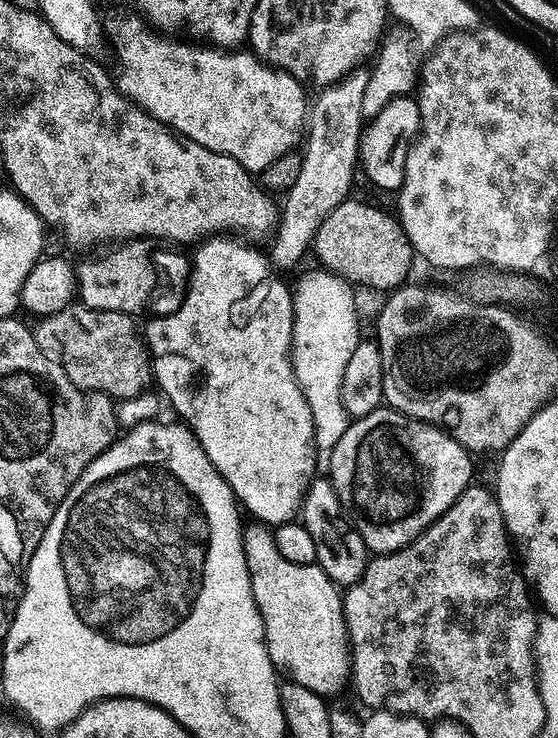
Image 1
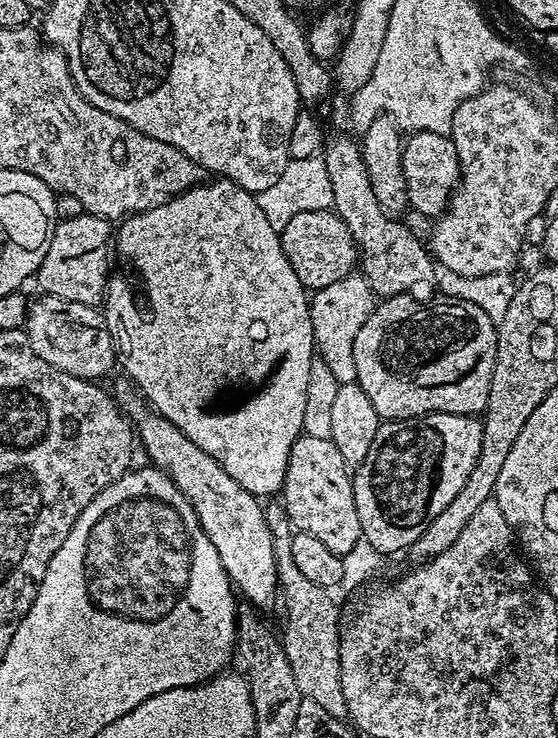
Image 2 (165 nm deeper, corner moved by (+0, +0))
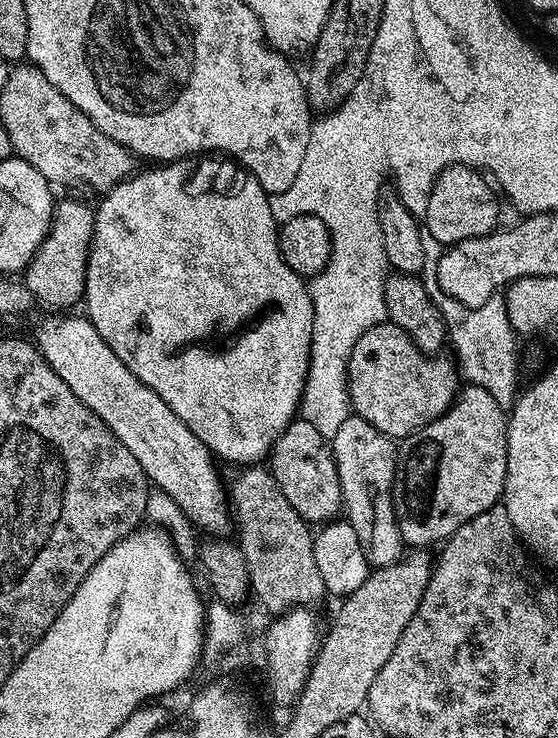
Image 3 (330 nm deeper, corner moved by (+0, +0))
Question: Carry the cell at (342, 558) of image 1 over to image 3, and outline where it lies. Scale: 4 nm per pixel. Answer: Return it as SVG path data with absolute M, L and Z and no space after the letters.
M303 418L293 420L288 429L276 439L276 445L270 453L271 460L270 471L282 494L286 494L286 502L290 502L290 506L294 506L294 510L298 510L298 514L309 525L323 525L341 511L338 466L334 462L332 445L329 437L318 434L310 422Z

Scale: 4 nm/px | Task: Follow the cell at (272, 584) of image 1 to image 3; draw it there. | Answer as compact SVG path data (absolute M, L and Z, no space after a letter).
M48 314L40 324L34 337L44 361L114 430L118 442L138 458L138 466L147 474L155 487L161 488L186 514L189 522L204 530L212 530L214 534L224 534L230 528L230 505L226 495L226 484L216 473L217 461L206 445L192 433L146 386L135 374L110 350L110 346L98 334L87 315Z

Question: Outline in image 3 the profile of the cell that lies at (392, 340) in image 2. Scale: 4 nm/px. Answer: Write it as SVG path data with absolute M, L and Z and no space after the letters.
M391 322L366 330L366 334L358 338L348 363L348 399L352 402L352 412L370 422L370 426L374 426L382 434L393 438L409 436L431 420L437 420L445 410L452 407L462 387L462 377L457 365L449 360L444 354L420 352L412 339Z

